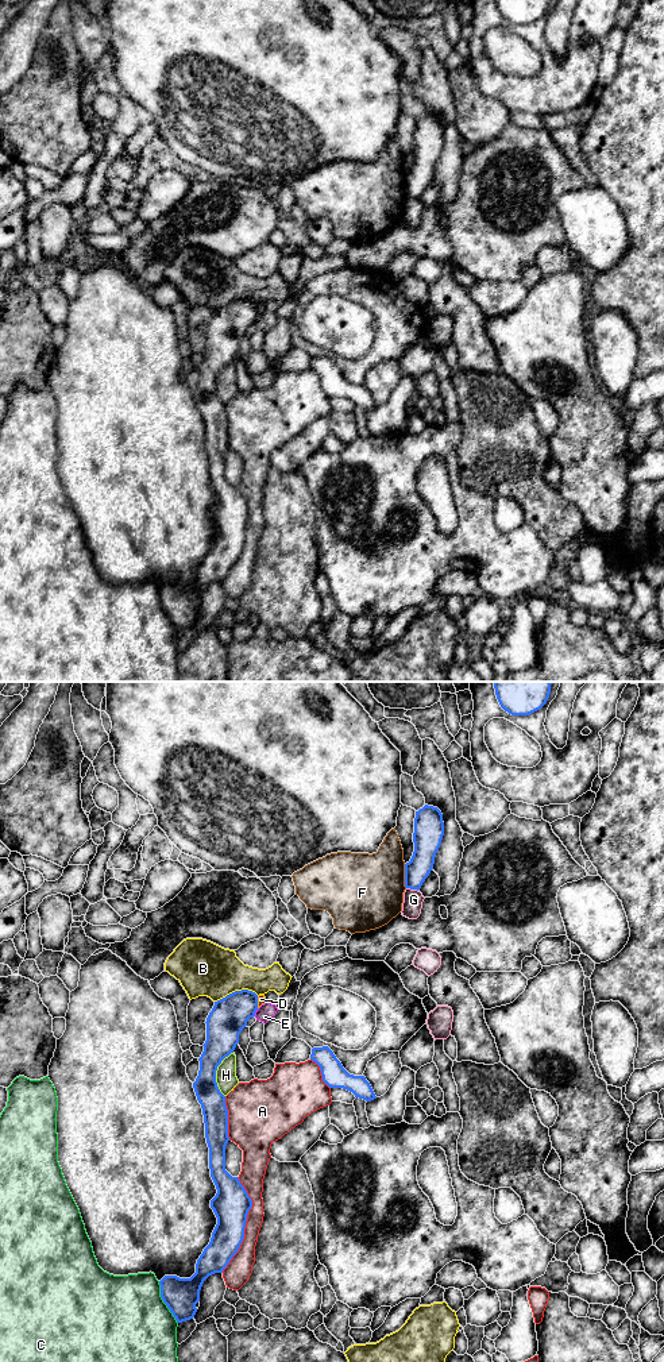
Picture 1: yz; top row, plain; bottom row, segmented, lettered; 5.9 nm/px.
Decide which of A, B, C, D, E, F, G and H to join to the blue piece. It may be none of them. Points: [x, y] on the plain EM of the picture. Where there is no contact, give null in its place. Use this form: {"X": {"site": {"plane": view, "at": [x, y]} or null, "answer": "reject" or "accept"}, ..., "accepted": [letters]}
{"A": {"site": {"plane": "yz", "at": [244, 533]}, "answer": "reject"}, "B": {"site": {"plane": "yz", "at": [236, 300]}, "answer": "reject"}, "C": {"site": {"plane": "yz", "at": [163, 610]}, "answer": "reject"}, "D": {"site": {"plane": "yz", "at": [257, 311]}, "answer": "reject"}, "E": {"site": {"plane": "yz", "at": [255, 320]}, "answer": "reject"}, "F": {"site": {"plane": "yz", "at": [405, 185]}, "answer": "reject"}, "G": {"site": {"plane": "yz", "at": [412, 197]}, "answer": "reject"}, "H": {"site": {"plane": "yz", "at": [215, 382]}, "answer": "reject"}, "accepted": []}

